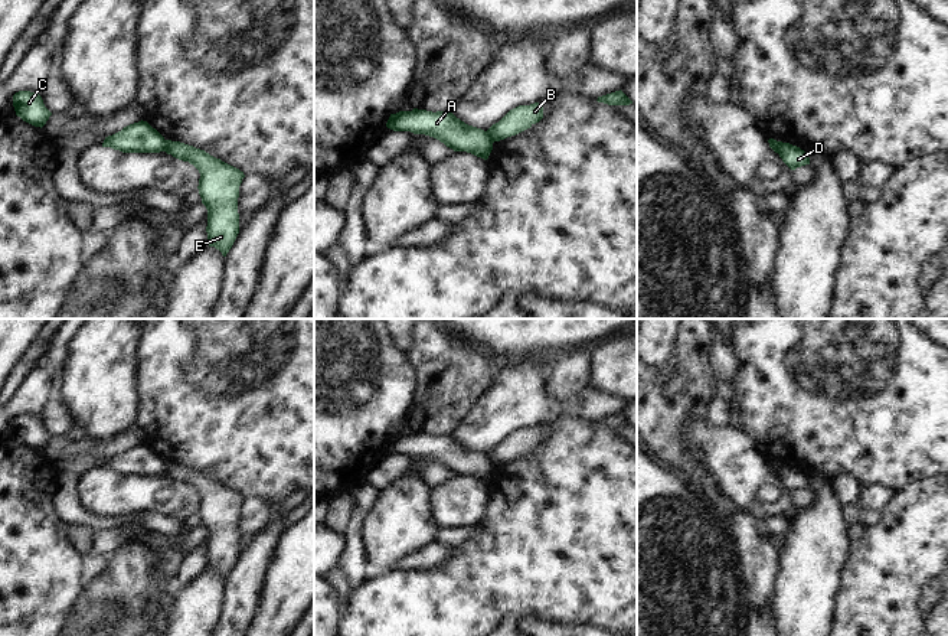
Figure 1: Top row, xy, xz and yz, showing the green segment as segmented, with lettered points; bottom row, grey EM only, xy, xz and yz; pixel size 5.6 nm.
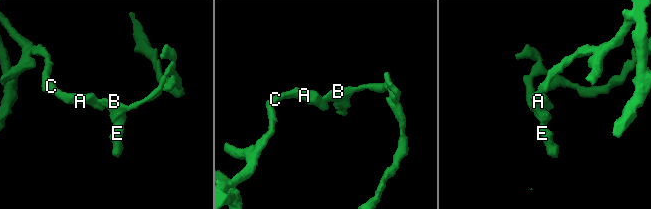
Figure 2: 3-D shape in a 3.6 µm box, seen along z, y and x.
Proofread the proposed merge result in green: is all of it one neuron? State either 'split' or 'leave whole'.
split

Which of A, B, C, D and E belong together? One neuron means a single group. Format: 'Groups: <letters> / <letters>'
Groups: A C D / B E.

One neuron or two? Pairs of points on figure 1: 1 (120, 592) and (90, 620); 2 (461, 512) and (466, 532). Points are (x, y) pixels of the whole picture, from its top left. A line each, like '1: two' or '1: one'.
1: one
2: two

